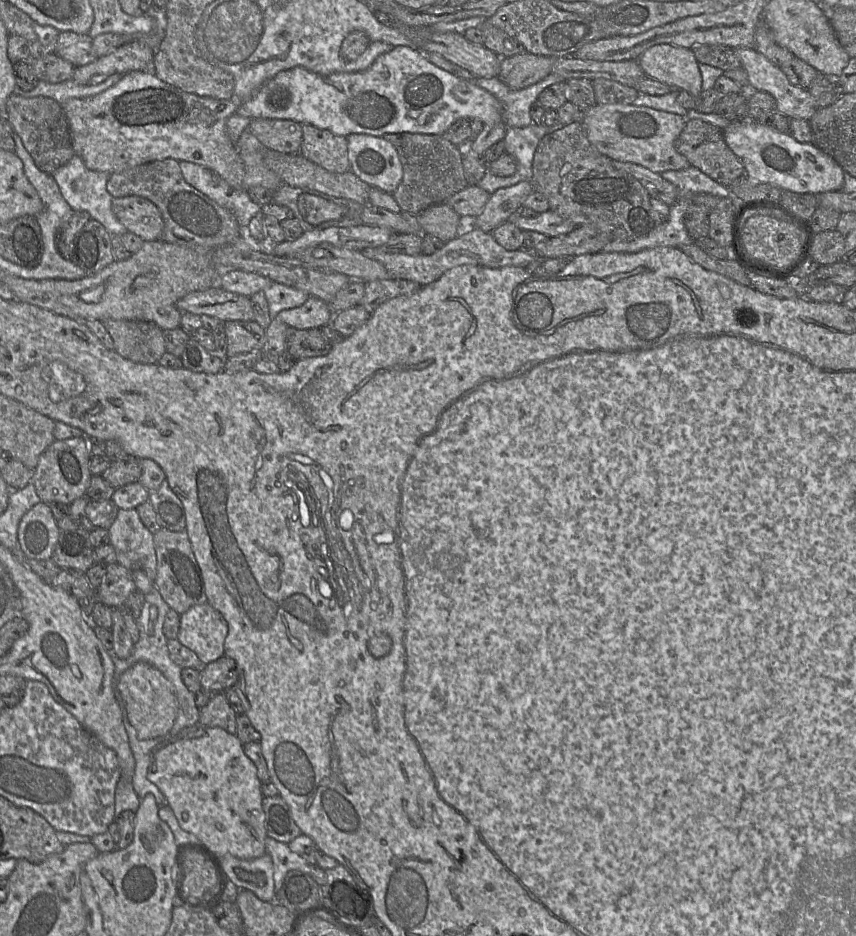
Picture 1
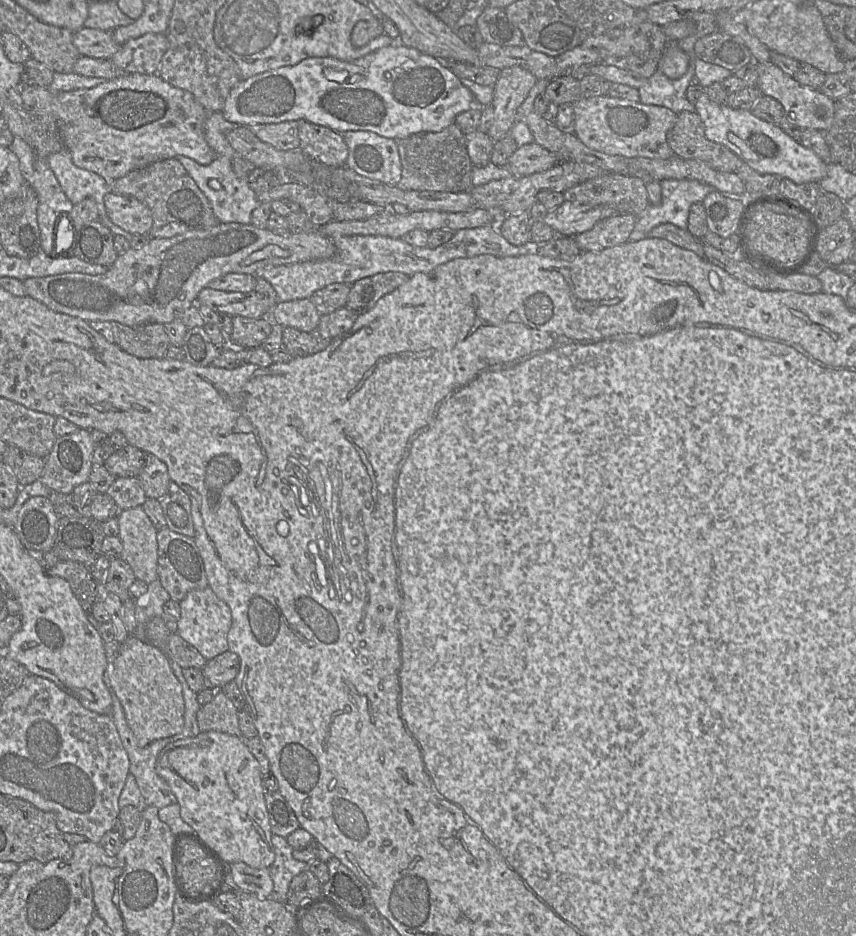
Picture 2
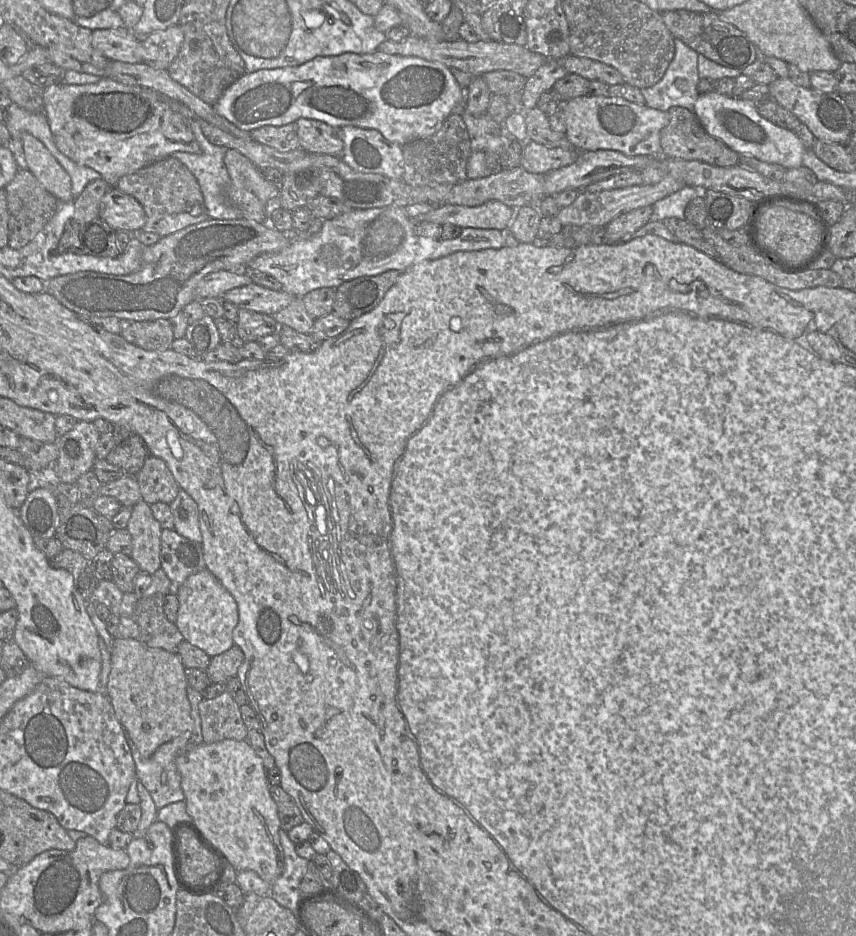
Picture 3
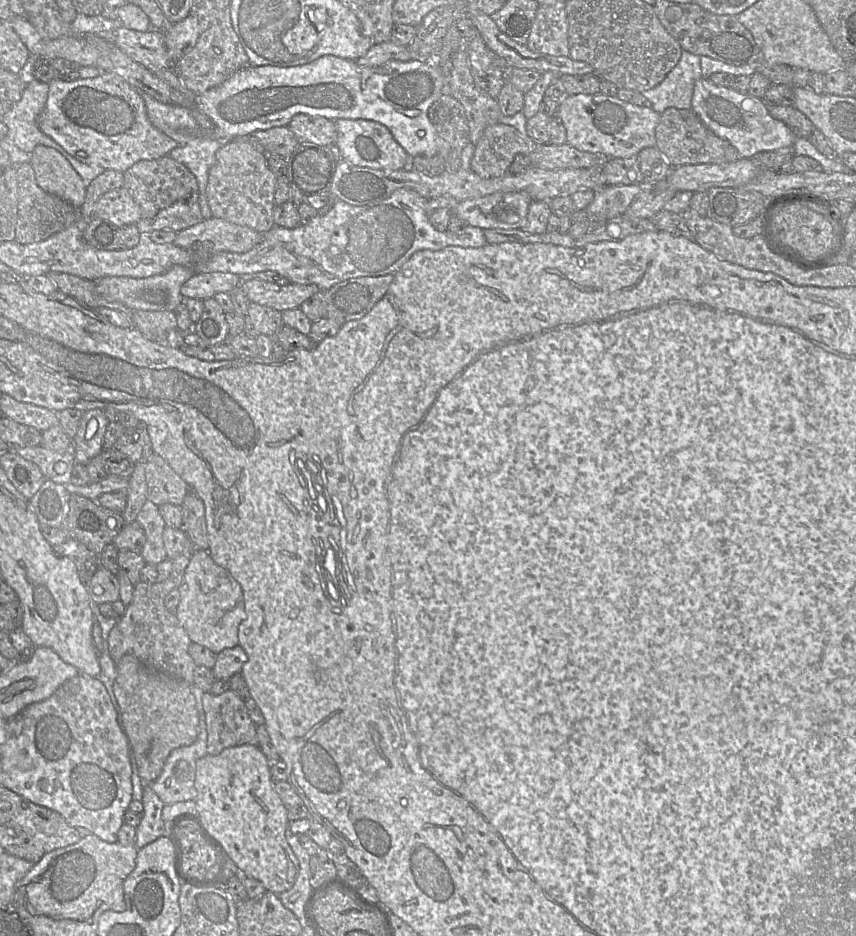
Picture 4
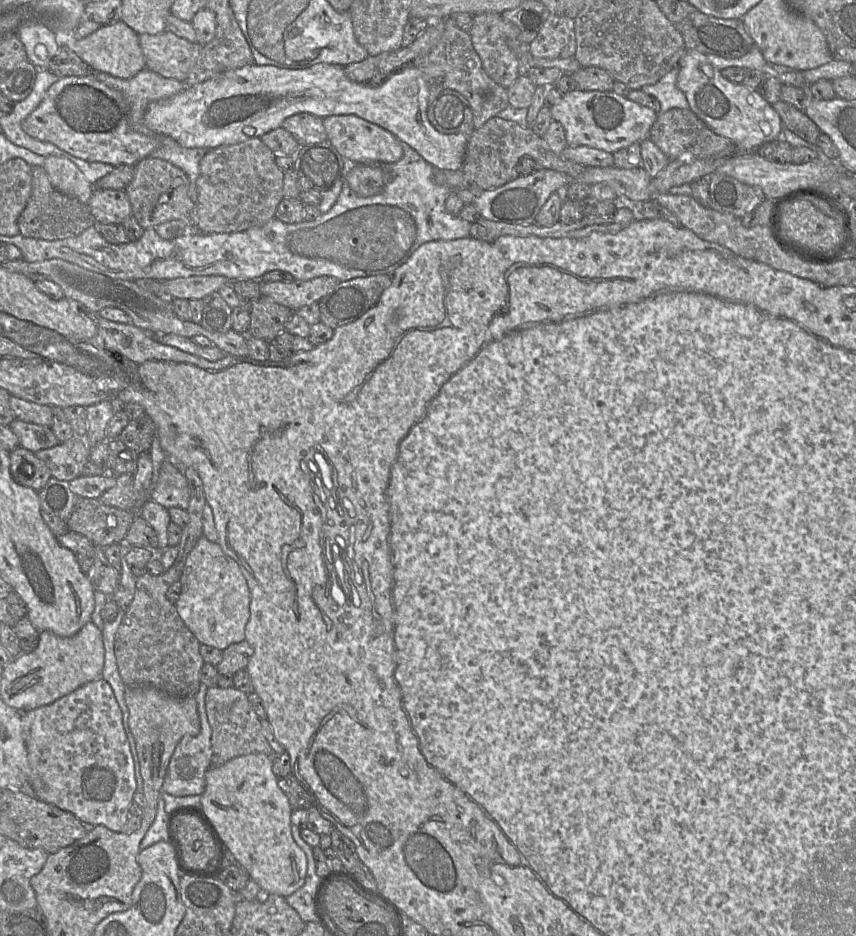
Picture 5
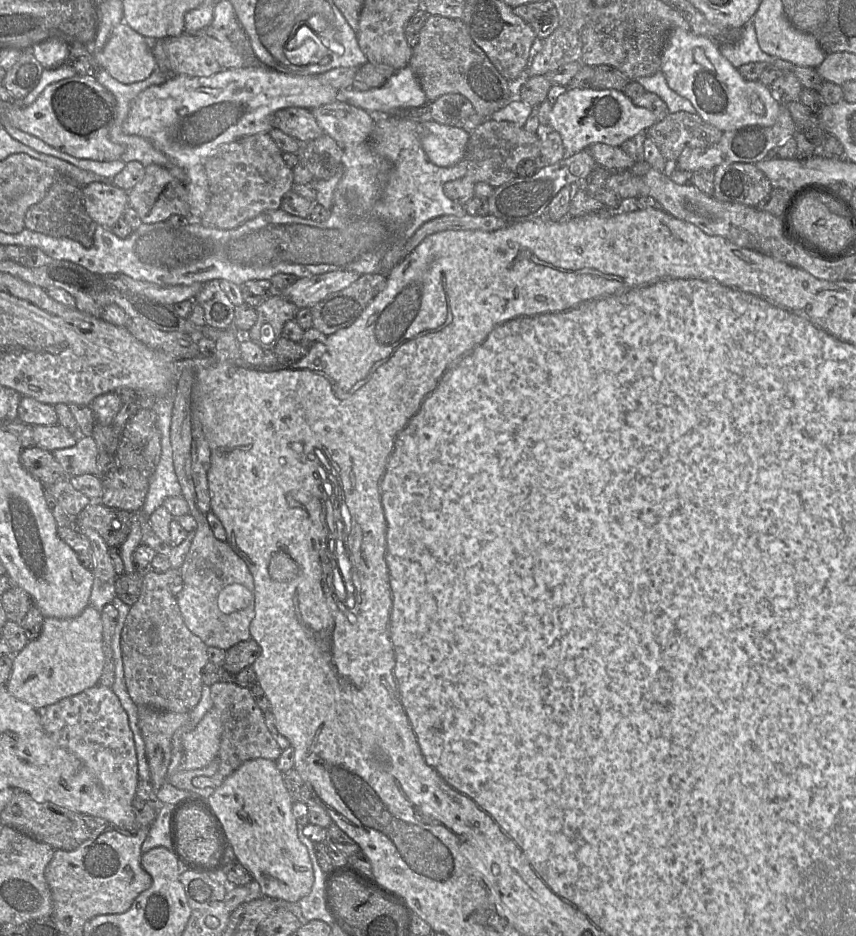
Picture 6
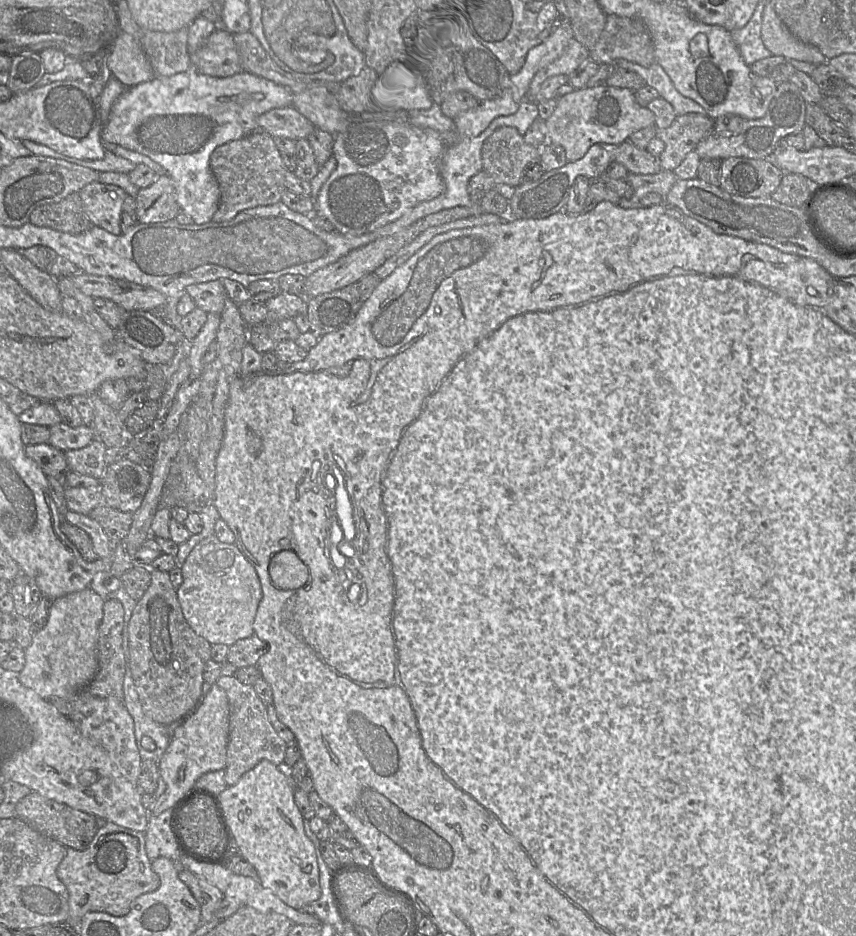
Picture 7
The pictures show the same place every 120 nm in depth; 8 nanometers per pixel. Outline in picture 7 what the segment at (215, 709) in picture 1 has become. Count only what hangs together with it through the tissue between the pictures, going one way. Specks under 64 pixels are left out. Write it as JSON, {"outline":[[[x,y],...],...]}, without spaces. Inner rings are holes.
{"outline":[[[221,676],[216,685],[226,692],[229,702],[229,739],[225,766],[228,787],[235,785],[244,773],[253,769],[261,760],[269,760],[278,767],[284,767],[288,744],[279,737],[270,723],[267,706],[258,697],[253,685],[244,685],[230,676]]]}

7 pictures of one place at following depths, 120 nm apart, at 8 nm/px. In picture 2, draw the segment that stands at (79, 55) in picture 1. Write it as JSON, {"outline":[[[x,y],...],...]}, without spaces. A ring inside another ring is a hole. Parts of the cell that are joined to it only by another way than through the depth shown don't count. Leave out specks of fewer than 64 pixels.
{"outline":[[[82,27],[74,32],[73,44],[81,56],[111,59],[122,45],[115,42],[112,31]]]}

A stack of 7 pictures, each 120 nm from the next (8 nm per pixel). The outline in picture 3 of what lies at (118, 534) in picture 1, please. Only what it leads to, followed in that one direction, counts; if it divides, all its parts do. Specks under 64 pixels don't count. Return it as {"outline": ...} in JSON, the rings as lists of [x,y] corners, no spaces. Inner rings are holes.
{"outline":[[[144,500],[133,506],[126,529],[132,537],[131,557],[141,571],[153,575],[161,568],[162,528]]]}

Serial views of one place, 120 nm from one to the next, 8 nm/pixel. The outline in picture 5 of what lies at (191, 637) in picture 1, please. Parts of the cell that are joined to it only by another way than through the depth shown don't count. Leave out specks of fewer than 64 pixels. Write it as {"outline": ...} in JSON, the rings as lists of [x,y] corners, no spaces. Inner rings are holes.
{"outline":[[[202,535],[189,553],[179,581],[181,582],[182,587],[179,598],[175,602],[177,612],[185,625],[189,628],[189,630],[194,634],[200,643],[216,647],[223,651],[229,645],[245,640],[245,627],[250,617],[250,590],[239,564],[223,550],[219,542],[211,542]]]}

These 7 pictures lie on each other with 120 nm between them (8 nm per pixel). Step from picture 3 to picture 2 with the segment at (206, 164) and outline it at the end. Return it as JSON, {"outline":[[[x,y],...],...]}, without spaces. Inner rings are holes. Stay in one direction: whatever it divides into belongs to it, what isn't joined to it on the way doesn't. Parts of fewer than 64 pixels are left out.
{"outline":[[[222,112],[209,113],[204,125],[205,139],[214,151],[215,159],[208,165],[201,165],[186,156],[180,155],[175,158],[181,162],[199,189],[207,197],[220,223],[250,224],[252,212],[259,206],[260,202],[247,180],[239,178],[233,171],[232,159],[237,154],[226,139],[226,133],[237,126],[239,125],[227,121]]]}

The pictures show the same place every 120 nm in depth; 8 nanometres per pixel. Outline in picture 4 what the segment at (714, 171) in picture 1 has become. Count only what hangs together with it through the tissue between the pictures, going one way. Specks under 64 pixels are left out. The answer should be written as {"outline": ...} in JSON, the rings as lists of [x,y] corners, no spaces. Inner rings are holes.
{"outline":[[[667,108],[660,114],[660,121],[656,127],[655,135],[656,147],[671,167],[703,163],[730,163],[742,158],[730,142],[712,132],[692,108]]]}

